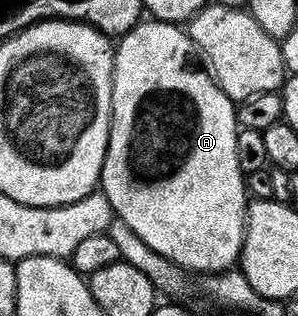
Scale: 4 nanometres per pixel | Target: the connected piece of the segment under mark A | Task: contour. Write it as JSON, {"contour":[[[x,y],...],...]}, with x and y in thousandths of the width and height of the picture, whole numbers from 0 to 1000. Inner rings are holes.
{"contour":[[[480,60],[426,104],[409,108],[383,158],[383,247],[376,250],[376,351],[369,354],[369,424],[362,465],[342,519],[339,608],[352,611],[379,684],[413,696],[430,718],[460,728],[470,756],[544,810],[607,839],[628,858],[668,870],[735,867],[768,854],[812,810],[812,759],[826,741],[826,655],[832,601],[819,570],[819,535],[799,525],[799,421],[805,399],[789,323],[752,301],[745,278],[701,228],[648,218],[651,127],[621,89],[564,66]]]}

